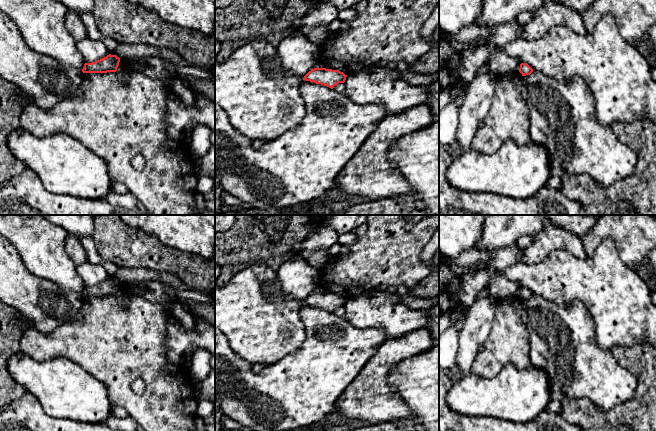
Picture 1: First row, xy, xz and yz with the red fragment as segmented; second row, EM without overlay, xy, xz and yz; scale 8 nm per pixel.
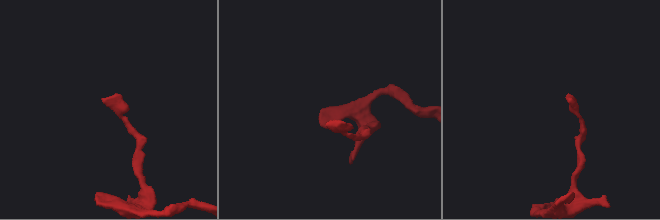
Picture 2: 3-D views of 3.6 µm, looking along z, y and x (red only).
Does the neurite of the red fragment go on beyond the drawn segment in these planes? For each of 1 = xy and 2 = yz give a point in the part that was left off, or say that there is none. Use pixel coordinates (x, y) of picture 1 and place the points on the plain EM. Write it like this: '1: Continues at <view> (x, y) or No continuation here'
1: No continuation here
2: No continuation here

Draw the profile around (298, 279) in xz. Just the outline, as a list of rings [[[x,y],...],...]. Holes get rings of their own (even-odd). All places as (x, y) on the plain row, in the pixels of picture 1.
[[[295,257],[285,261],[276,271],[285,295],[299,302],[316,292],[318,269],[311,267],[305,259]]]

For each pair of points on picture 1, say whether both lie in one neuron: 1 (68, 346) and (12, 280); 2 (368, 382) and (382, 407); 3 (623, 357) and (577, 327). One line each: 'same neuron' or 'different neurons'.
1: different neurons
2: same neuron
3: different neurons

